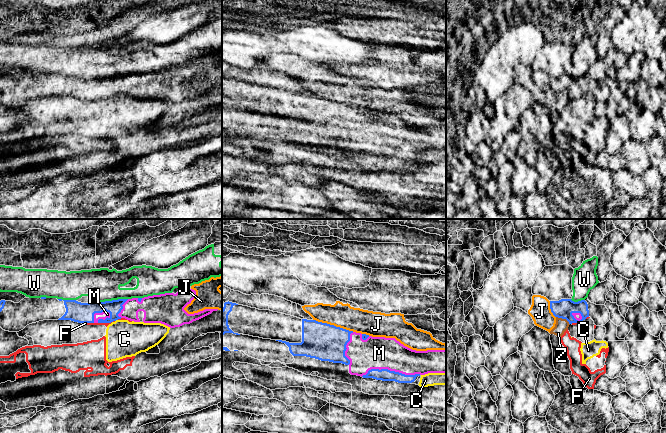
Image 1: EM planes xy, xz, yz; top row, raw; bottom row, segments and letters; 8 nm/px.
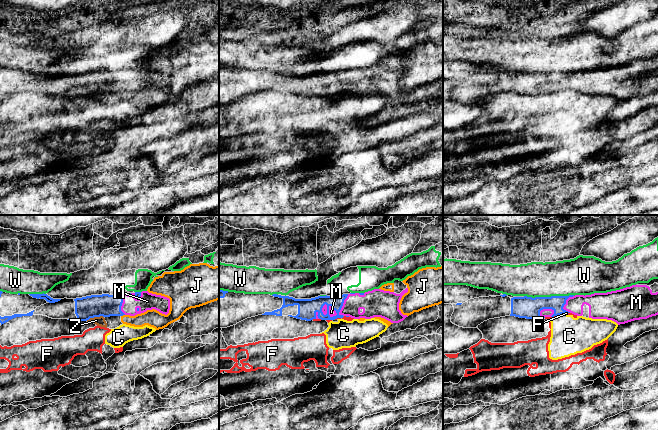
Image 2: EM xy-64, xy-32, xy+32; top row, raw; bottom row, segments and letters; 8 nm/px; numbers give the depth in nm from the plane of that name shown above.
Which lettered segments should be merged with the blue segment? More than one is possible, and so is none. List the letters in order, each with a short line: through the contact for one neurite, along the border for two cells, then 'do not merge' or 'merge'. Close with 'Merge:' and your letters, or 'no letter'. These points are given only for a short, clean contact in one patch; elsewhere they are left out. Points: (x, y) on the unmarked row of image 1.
C: do not merge
F: do not merge
J: do not merge
M: merge
W: do not merge
Z: do not merge
Merge: M

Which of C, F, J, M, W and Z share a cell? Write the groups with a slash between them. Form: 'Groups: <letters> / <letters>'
Groups: C F / J Z / M / W

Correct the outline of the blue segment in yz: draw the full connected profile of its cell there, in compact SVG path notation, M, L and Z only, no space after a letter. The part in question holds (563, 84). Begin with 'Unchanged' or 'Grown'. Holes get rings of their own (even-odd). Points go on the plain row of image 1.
Grown. M571 75L550 77L550 85L555 93L566 95L569 100L578 99L589 93L588 80L585 76L578 78Z

